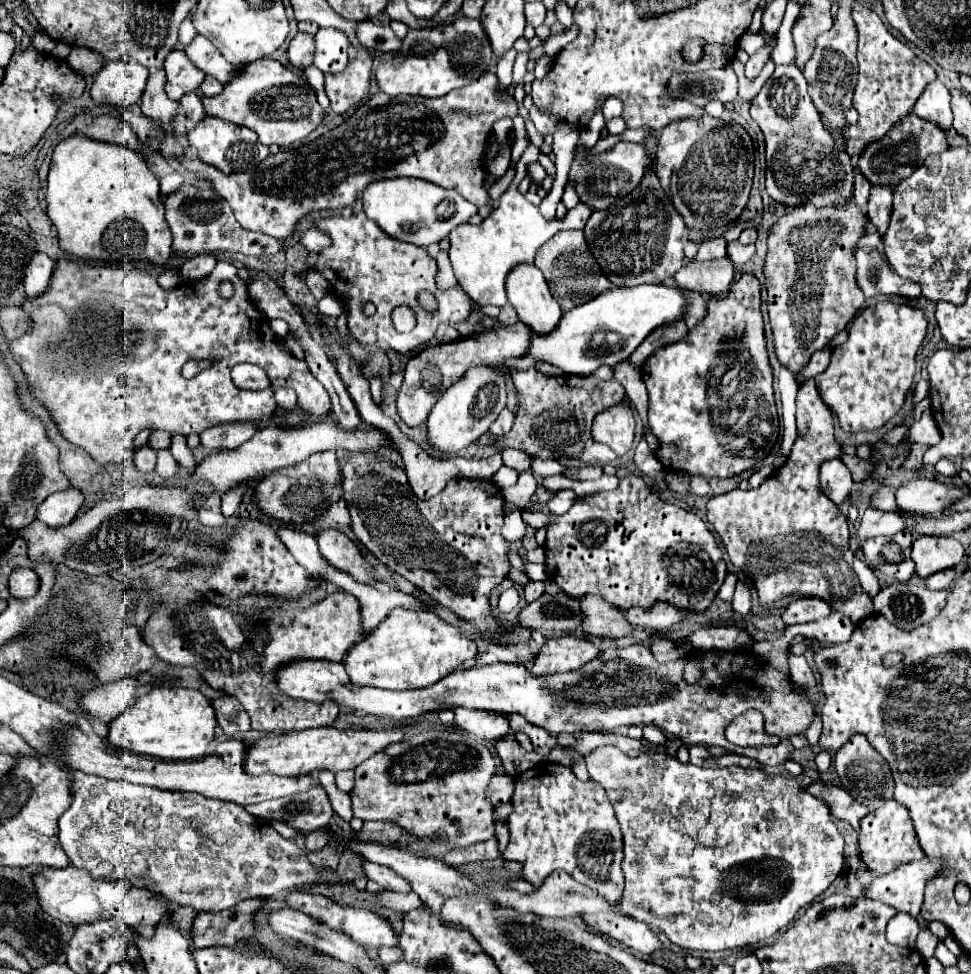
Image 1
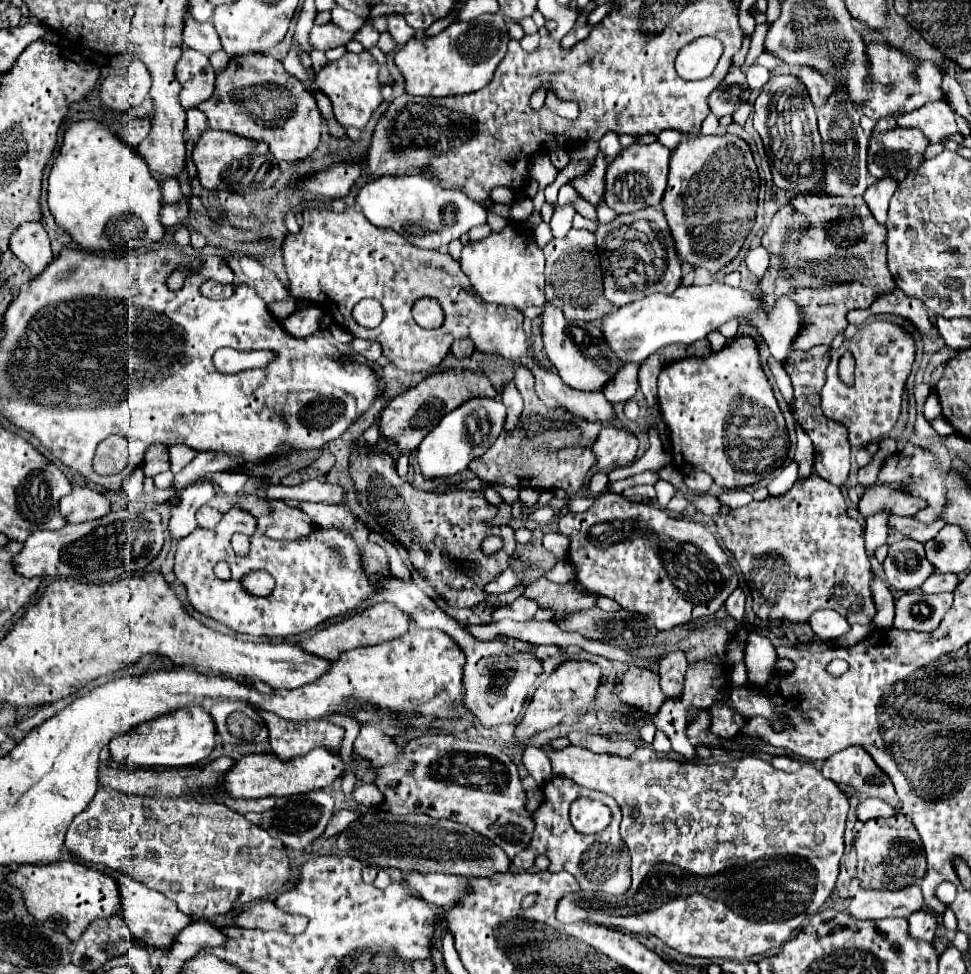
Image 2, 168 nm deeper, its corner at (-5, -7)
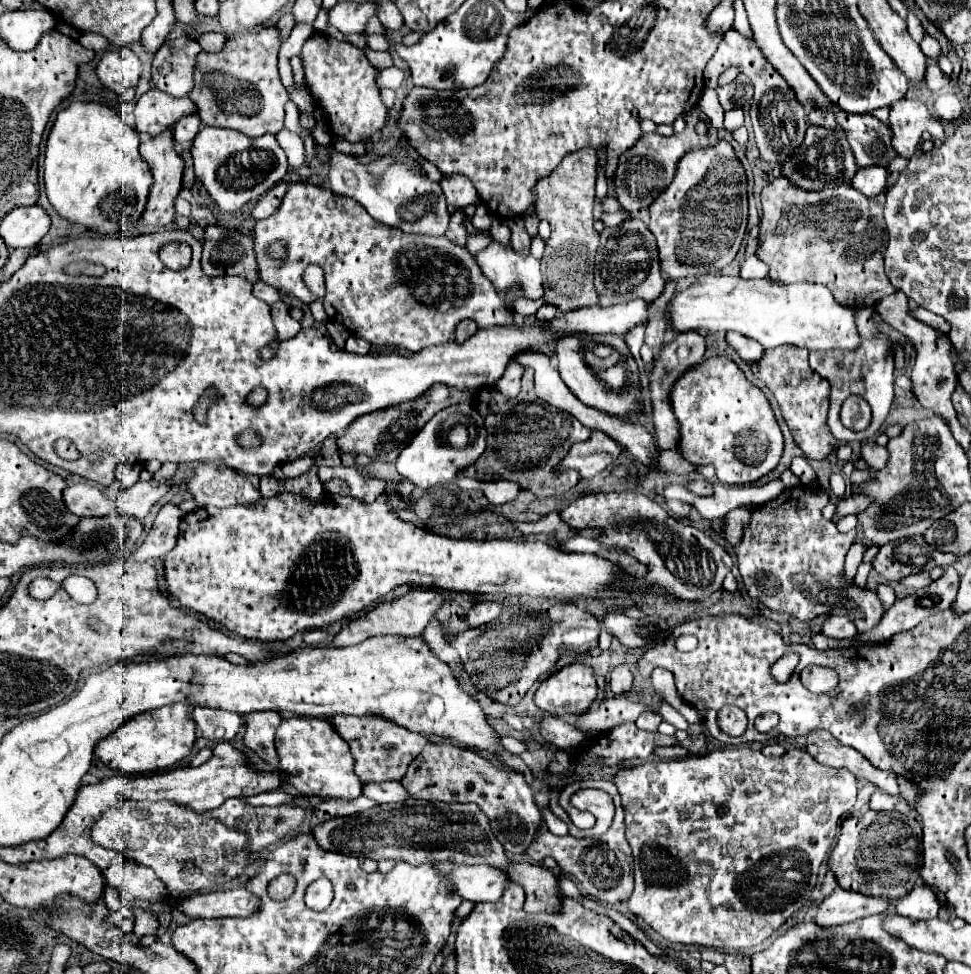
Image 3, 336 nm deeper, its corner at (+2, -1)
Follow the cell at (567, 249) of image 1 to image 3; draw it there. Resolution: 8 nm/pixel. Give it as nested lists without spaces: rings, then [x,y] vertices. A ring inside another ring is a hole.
[[[581,148],[575,154],[567,154],[555,172],[535,186],[537,204],[535,214],[545,218],[551,226],[551,236],[545,242],[545,254],[541,258],[543,288],[549,304],[561,312],[599,304],[593,288],[593,264],[599,248],[599,232],[593,228],[593,206],[595,200],[595,166],[597,154],[593,148]]]

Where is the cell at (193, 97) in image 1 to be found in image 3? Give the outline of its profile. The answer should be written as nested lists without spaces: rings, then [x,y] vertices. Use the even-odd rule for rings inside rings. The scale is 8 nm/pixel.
[[[187,116],[183,120],[177,122],[175,130],[173,130],[173,140],[175,144],[183,144],[183,142],[191,142],[195,138],[195,134],[199,132],[199,116]]]

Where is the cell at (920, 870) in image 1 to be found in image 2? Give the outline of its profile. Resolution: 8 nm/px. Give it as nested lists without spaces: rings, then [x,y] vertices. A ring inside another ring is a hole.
[[[918,884],[902,890],[866,890],[860,888],[846,904],[846,912],[858,920],[878,920],[888,916],[908,918],[922,910],[922,892]]]

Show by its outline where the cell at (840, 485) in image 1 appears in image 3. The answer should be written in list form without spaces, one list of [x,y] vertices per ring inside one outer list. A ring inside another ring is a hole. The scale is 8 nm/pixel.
[[[779,346],[773,350],[765,350],[759,362],[749,362],[749,368],[755,378],[759,378],[775,396],[781,414],[795,438],[795,444],[803,450],[805,456],[821,460],[827,458],[829,452],[835,448],[837,440],[831,436],[827,428],[827,410],[829,410],[829,394],[831,388],[827,380],[823,380],[817,372],[809,368],[807,362],[809,350],[795,348],[795,346]]]

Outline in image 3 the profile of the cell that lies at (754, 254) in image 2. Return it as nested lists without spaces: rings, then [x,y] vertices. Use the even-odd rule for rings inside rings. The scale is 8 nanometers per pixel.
[[[757,256],[747,258],[741,266],[741,278],[767,278],[767,272],[769,268]]]

